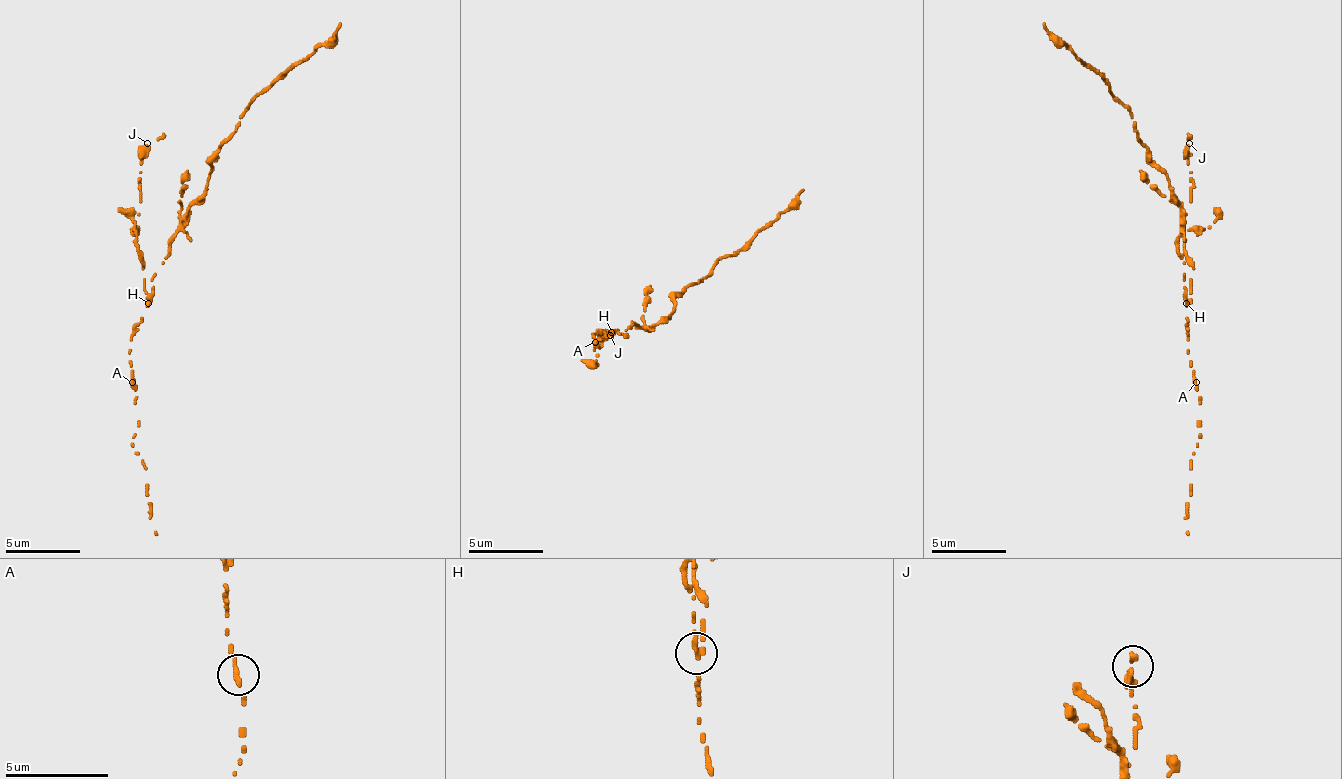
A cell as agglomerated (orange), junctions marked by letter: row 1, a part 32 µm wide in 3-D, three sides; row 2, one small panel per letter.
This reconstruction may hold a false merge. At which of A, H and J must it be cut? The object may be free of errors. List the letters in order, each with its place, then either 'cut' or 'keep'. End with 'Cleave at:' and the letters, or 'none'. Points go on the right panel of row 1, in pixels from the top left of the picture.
A: place (1196, 382); keep
H: place (1186, 303); cut
J: place (1189, 143); keep
Cleave at: H

